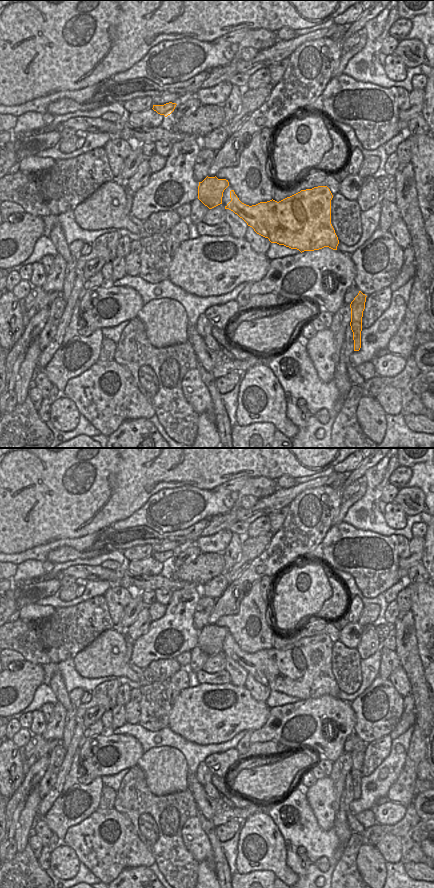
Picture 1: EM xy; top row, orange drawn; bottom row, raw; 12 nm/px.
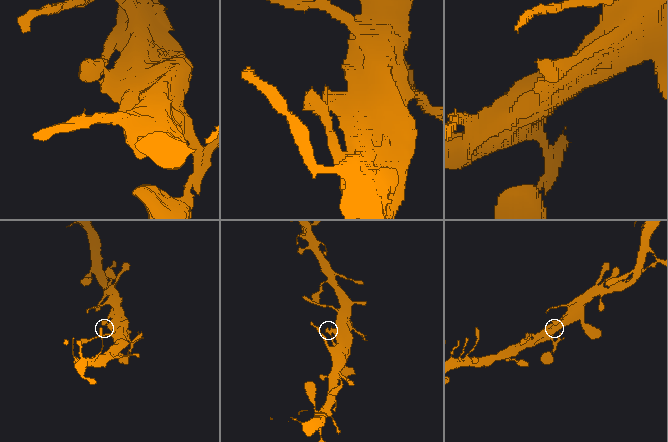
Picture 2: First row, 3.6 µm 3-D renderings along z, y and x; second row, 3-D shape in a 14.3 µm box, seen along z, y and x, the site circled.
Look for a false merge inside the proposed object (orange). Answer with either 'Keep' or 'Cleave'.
Keep.

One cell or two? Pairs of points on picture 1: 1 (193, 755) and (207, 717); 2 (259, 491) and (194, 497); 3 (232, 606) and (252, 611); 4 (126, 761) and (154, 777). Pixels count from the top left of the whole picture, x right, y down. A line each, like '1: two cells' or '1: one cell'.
1: two cells
2: two cells
3: two cells
4: two cells

